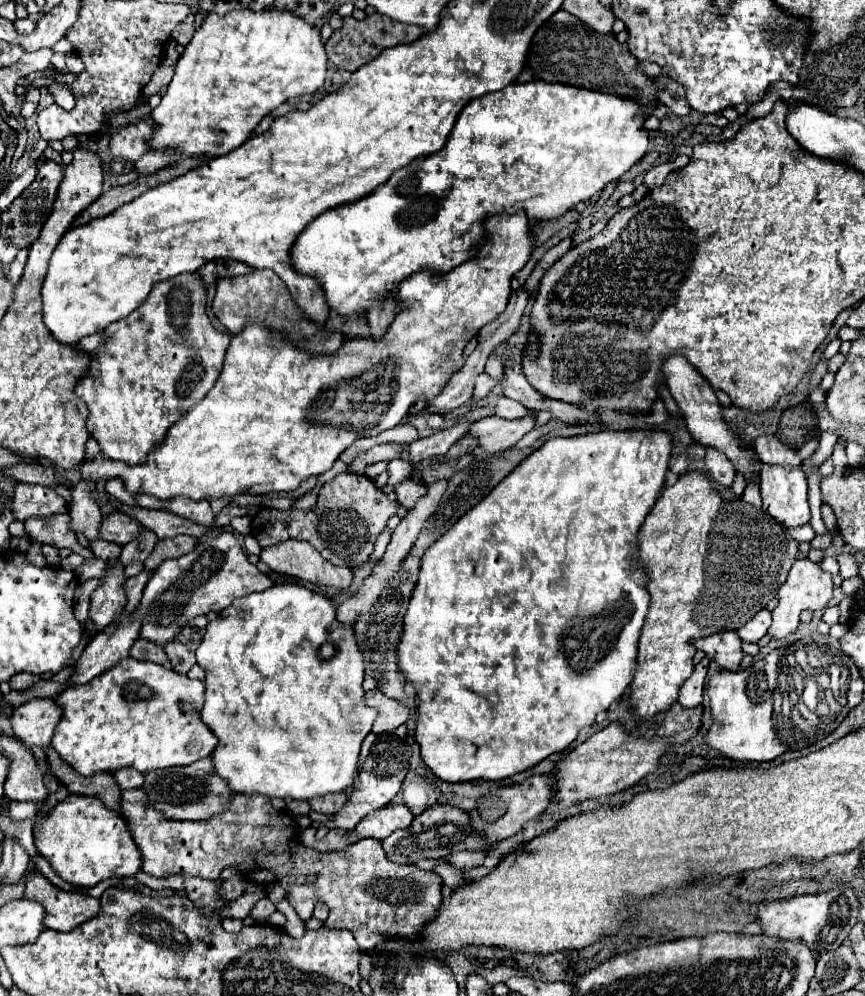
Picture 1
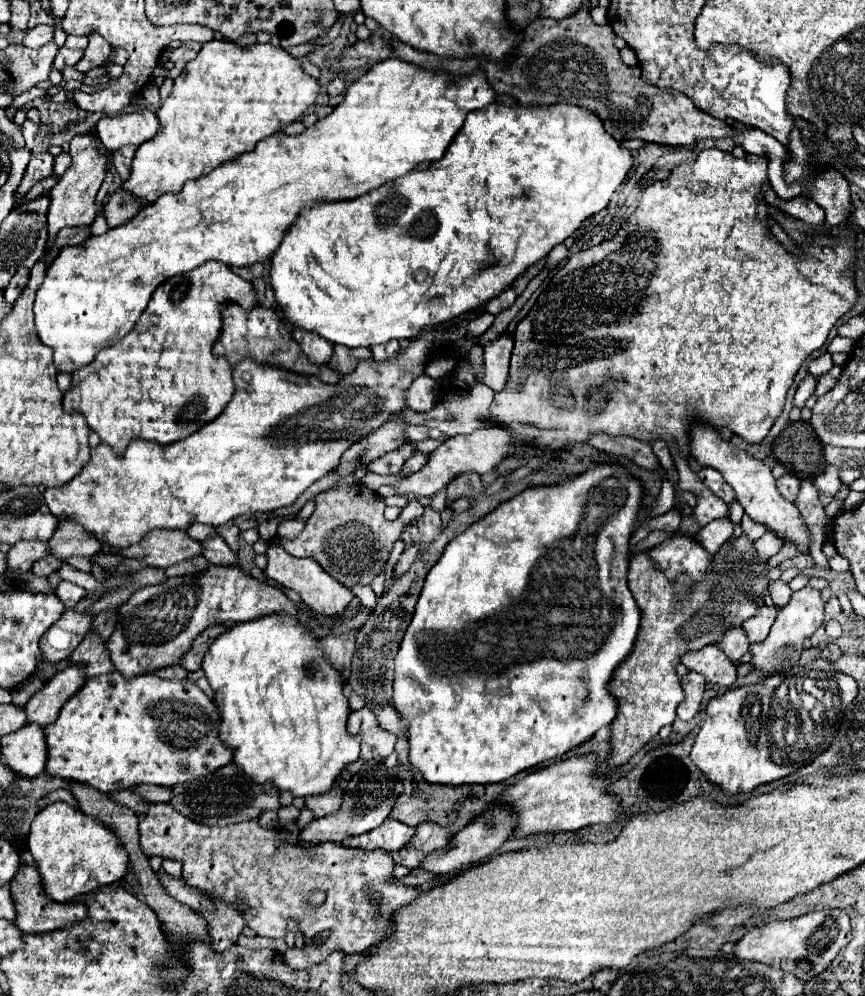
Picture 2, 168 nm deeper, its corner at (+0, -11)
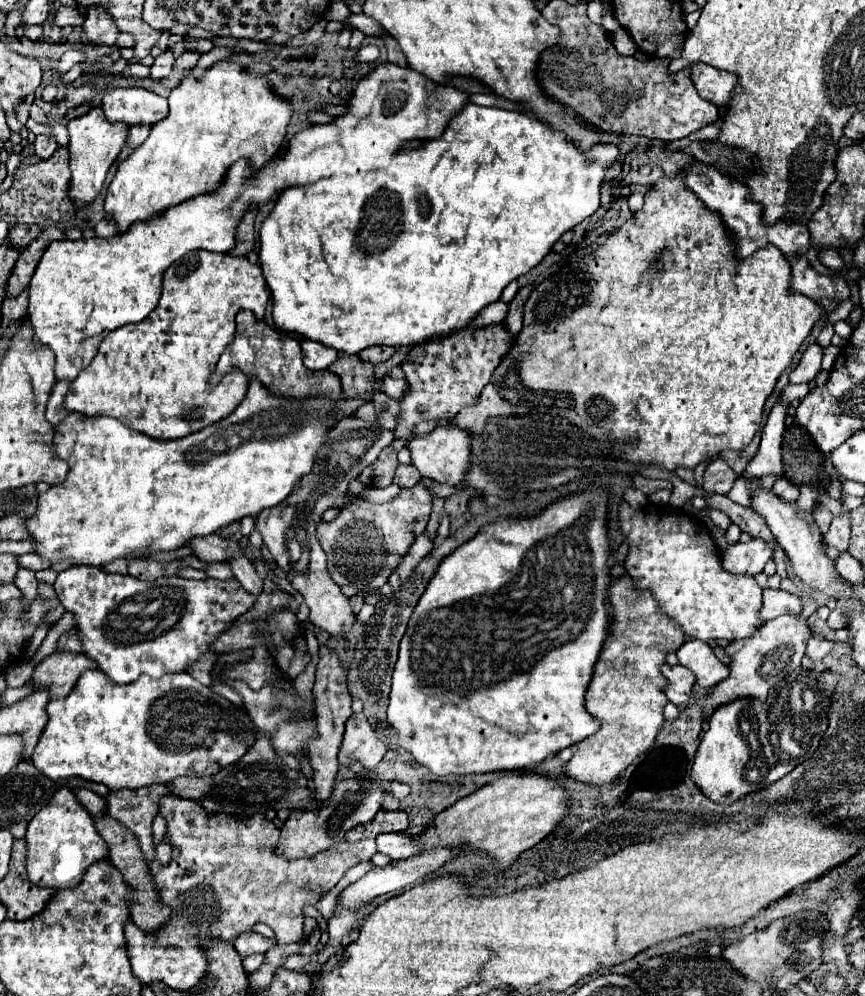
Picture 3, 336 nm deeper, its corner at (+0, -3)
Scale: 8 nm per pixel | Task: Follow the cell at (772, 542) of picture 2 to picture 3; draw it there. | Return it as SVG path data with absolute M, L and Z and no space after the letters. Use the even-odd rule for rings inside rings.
M752 538L748 544L732 544L722 552L722 568L730 574L756 576L764 564L772 558L772 550L760 538Z

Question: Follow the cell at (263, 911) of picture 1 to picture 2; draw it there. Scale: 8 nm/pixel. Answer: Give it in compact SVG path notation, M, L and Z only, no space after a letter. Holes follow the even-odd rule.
M116 792L112 794L114 800L122 802L124 806L132 808L138 814L138 830L140 830L140 846L142 852L152 858L170 858L170 860L180 860L182 862L182 878L186 884L212 894L220 896L232 904L236 904L238 898L246 900L250 906L250 914L246 914L246 926L250 926L258 936L268 936L268 938L284 938L286 936L286 920L294 918L304 934L318 934L322 930L332 930L332 934L340 934L340 950L346 954L364 954L368 948L378 946L382 940L386 940L392 930L394 922L392 916L396 908L402 908L406 904L412 904L420 894L424 894L428 888L416 888L416 886L406 886L400 884L392 870L394 870L394 860L388 856L386 850L354 850L354 848L344 848L334 842L326 844L316 844L314 848L300 848L294 844L288 844L280 840L276 828L264 828L258 818L246 820L242 824L232 824L232 826L202 826L192 820L186 820L180 812L176 812L170 804L146 804L138 794L134 796L132 792ZM312 890L324 890L326 892L326 902L312 912L306 912L306 896Z

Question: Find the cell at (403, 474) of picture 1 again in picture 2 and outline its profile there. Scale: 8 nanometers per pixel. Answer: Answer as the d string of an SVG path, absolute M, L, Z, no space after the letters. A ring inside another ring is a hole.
M488 428L488 430L476 430L472 434L462 434L462 436L454 436L448 438L446 442L442 442L428 458L426 466L414 474L396 474L396 476L382 476L372 472L368 472L362 480L367 488L377 491L382 485L392 486L396 490L398 496L432 496L434 492L438 492L442 486L446 486L456 474L464 474L464 472L476 472L476 474L486 474L492 472L502 460L506 460L506 456L514 456L516 452L516 442L510 436L508 430L504 428Z

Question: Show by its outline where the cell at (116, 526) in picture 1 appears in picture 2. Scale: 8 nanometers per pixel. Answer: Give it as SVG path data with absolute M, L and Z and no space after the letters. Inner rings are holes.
M152 532L142 544L132 544L126 552L118 552L122 558L136 558L154 568L166 568L182 560L190 560L202 554L200 542L192 540L184 532Z

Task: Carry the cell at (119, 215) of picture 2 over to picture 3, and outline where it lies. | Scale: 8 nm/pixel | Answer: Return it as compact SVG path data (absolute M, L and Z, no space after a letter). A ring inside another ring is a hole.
M100 220L100 222L94 226L94 234L96 234L98 238L110 238L110 236L114 236L114 232L116 232L116 228L114 228L114 224L108 222L108 220Z

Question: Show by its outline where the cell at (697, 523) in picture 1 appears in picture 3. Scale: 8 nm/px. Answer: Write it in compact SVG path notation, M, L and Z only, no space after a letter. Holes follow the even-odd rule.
M628 574L620 576L608 590L608 616L610 634L606 644L602 644L584 696L588 714L600 720L600 730L576 744L578 750L564 766L568 778L594 786L618 780L628 764L654 744L664 722L662 710L668 702L662 692L666 680L660 674L660 666L666 662L666 654L676 652L686 640L684 632L662 616L650 592L638 592Z

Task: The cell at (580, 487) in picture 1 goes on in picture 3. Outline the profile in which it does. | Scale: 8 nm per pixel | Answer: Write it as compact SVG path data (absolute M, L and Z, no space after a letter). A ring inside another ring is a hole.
M590 488L578 496L570 496L550 504L534 518L498 520L496 524L484 526L472 540L468 540L442 560L438 572L434 574L434 580L430 580L426 592L414 608L414 614L408 622L408 630L400 642L400 654L392 674L392 690L388 704L388 726L394 734L398 734L398 744L406 752L410 752L418 764L426 766L438 776L530 770L548 756L554 756L560 750L582 742L600 728L600 722L592 718L584 708L584 692L592 680L592 668L598 660L602 642L610 626L606 618L606 594L612 586L612 580L608 576L610 546L606 536L606 500L606 490Z

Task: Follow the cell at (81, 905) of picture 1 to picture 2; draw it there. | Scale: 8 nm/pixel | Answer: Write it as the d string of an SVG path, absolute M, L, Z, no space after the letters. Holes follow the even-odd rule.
M22 866L18 870L18 876L14 876L14 880L12 880L12 898L14 898L14 904L16 904L14 924L18 924L18 928L26 934L46 934L46 932L72 928L74 924L82 922L82 918L86 918L86 912L88 912L88 908L80 902L58 904L58 902L50 900L42 890L42 880L40 880L38 870L32 868L32 866Z

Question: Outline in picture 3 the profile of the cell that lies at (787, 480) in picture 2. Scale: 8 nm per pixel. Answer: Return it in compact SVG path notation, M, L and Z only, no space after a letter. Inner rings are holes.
M786 478L776 480L772 486L772 492L786 502L796 502L796 498L798 498L798 488L794 488L794 484L790 484L790 480L786 480Z

